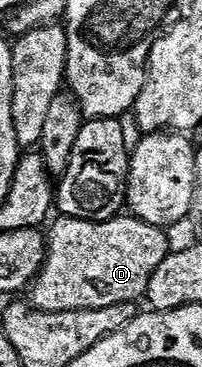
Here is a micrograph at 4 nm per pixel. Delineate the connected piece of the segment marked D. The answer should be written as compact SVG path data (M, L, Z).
M65 216L57 220L59 222L46 234L46 259L42 271L28 290L30 305L44 312L76 312L108 308L112 304L125 302L137 303L146 297L152 272L164 264L167 254L172 250L172 245L166 239L167 231L163 227L141 222L133 216L109 218L107 222L89 222Z

